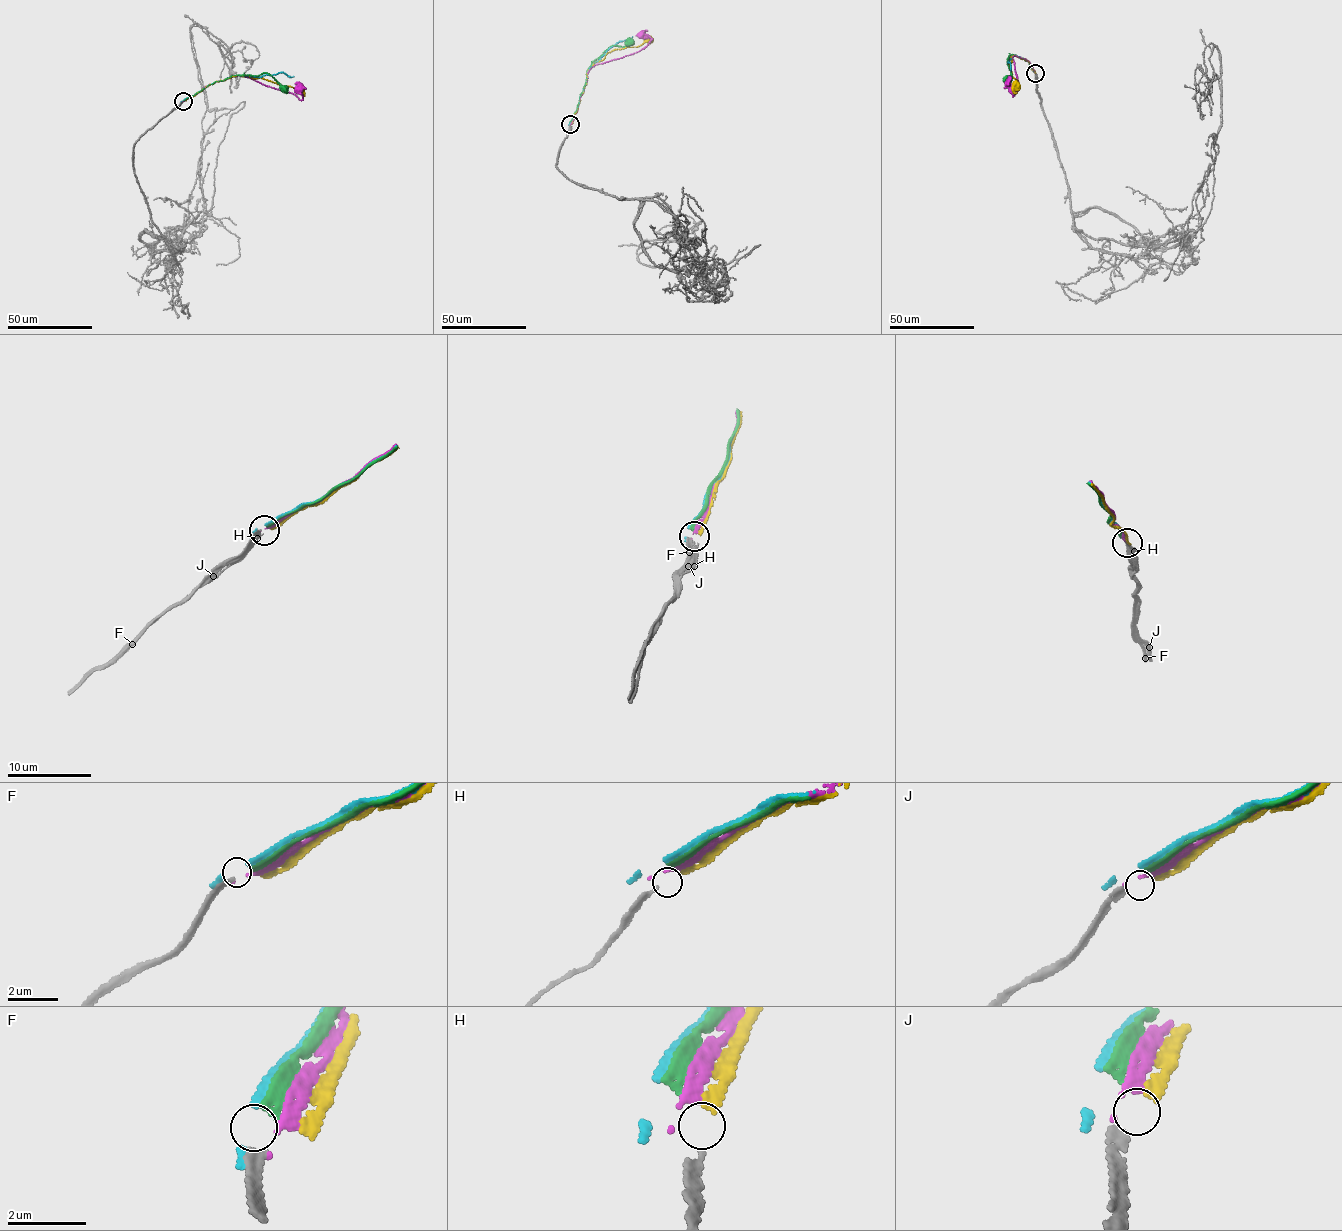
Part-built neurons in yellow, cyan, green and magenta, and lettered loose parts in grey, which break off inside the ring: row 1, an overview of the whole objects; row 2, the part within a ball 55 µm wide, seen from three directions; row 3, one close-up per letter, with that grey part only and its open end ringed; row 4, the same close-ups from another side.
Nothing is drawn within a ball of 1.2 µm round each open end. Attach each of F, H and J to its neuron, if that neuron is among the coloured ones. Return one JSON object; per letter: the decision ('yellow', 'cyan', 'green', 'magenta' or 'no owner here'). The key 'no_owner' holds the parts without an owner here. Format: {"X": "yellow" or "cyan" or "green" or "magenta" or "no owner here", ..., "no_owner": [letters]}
{"F": "green", "H": "yellow", "J": "magenta", "no_owner": []}

